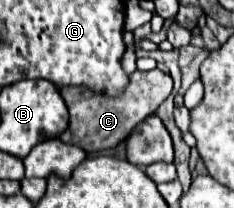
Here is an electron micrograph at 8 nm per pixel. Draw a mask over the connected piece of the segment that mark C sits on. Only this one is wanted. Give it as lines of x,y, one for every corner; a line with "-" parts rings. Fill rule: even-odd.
136,70
130,76
130,84
118,98
108,98
106,94
96,94
88,90
86,86
64,86
60,88
60,94
68,106
70,112
70,124
60,134
60,140
66,144
76,144
84,152
98,152
106,148
114,148
122,140
130,136
130,132
148,116
152,116
158,106
170,96
172,92
172,78
170,74
164,74
162,70
150,70
140,72

